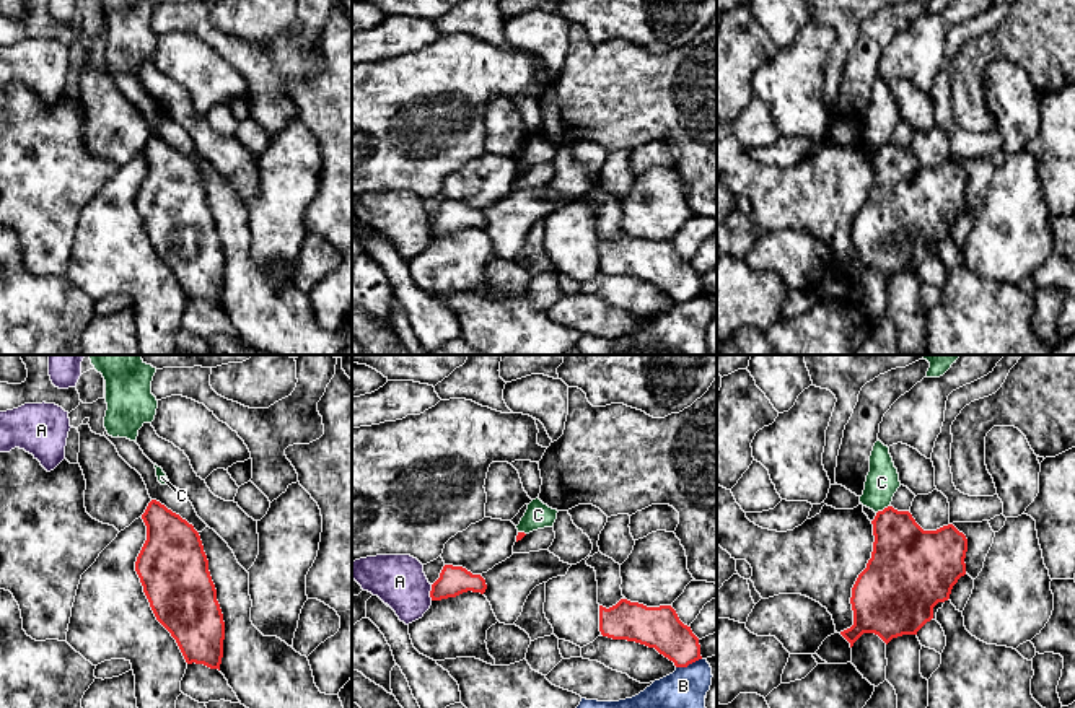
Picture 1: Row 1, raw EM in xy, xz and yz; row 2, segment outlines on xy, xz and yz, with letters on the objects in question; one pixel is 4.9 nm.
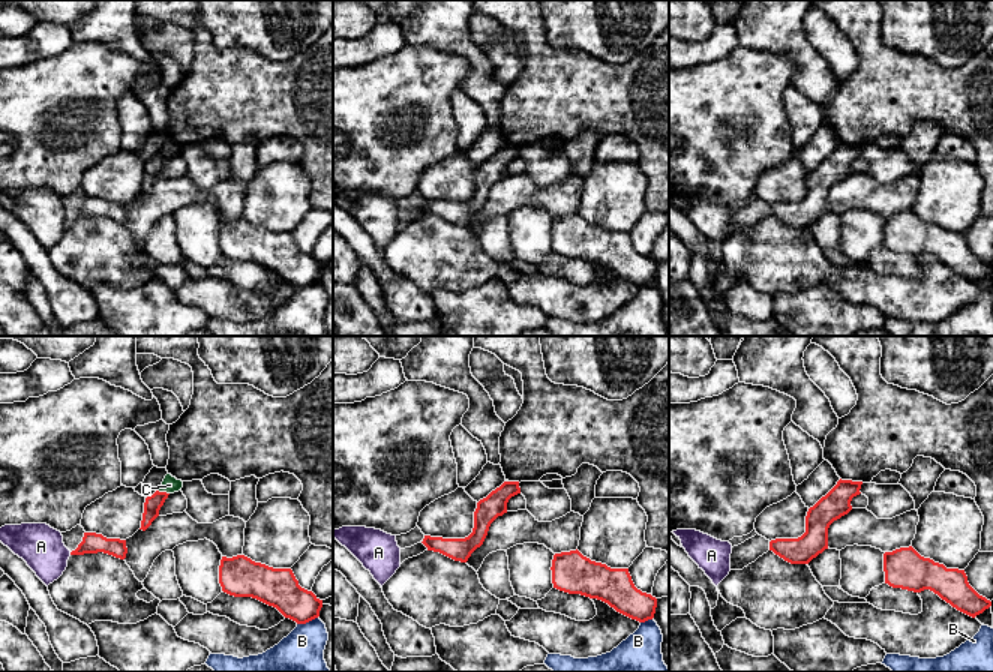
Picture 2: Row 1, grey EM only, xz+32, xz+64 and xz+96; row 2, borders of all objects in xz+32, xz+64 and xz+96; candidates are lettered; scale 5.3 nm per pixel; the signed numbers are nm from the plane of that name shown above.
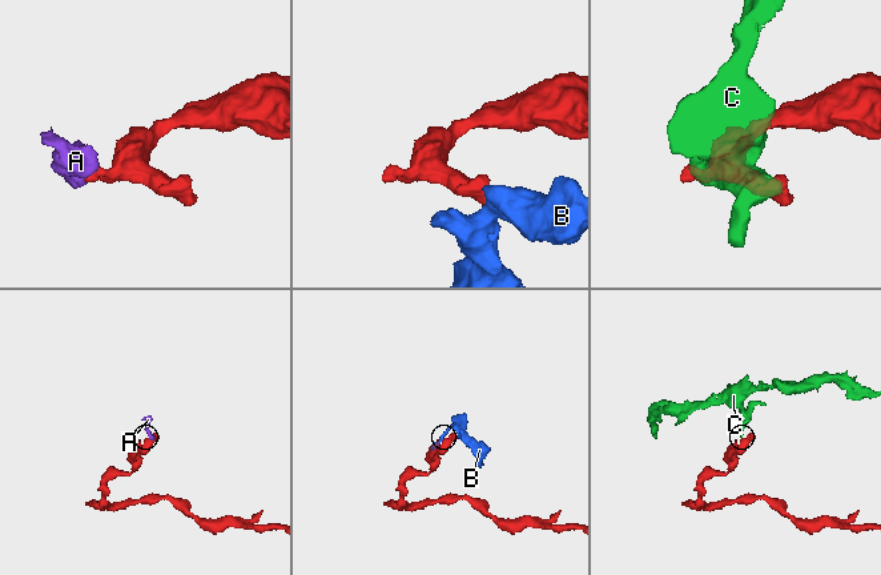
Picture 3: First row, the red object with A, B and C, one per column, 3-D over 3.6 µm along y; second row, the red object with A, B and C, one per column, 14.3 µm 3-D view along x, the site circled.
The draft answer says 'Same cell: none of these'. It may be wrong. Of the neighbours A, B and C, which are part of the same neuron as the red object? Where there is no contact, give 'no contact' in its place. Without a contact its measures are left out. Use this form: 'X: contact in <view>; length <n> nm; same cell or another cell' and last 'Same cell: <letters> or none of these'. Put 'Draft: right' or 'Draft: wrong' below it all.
A: contact in xz; length 80 nm; another cell
B: contact in xz; length 140 nm; another cell
C: contact in yz; length 80 nm; another cell
Same cell: none of these
Draft: right

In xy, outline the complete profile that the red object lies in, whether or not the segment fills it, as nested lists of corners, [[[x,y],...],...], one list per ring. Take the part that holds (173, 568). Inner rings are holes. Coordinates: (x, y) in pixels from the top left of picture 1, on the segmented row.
[[[156,500],[142,519],[147,540],[135,571],[156,620],[176,640],[187,664],[220,671],[225,622],[199,532]]]

